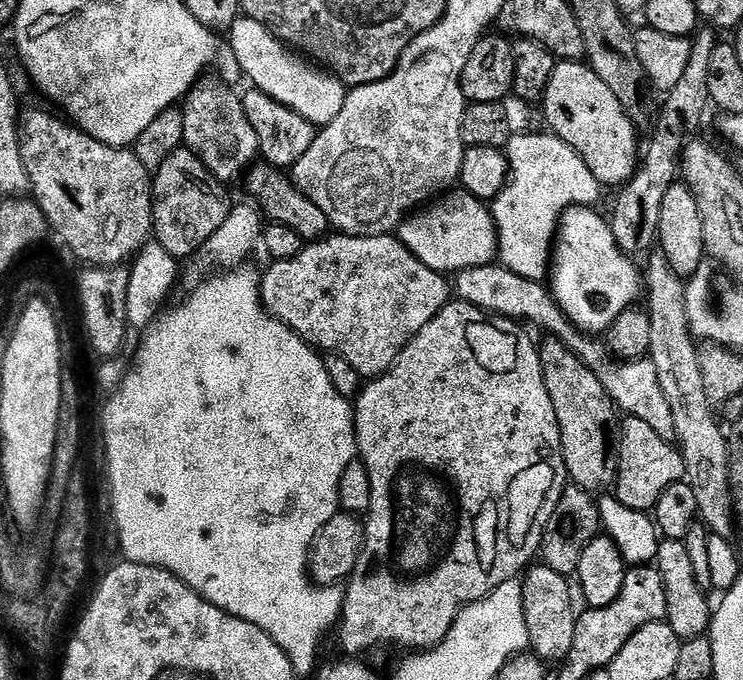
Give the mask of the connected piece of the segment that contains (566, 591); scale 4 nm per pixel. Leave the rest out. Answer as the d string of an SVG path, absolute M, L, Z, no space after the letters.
M536 562L523 573L522 598L524 599L524 617L528 631L528 643L535 655L545 662L563 662L570 654L570 646L574 646L574 630L576 629L577 609L572 609L572 588L568 585L569 577L552 569L550 565Z

